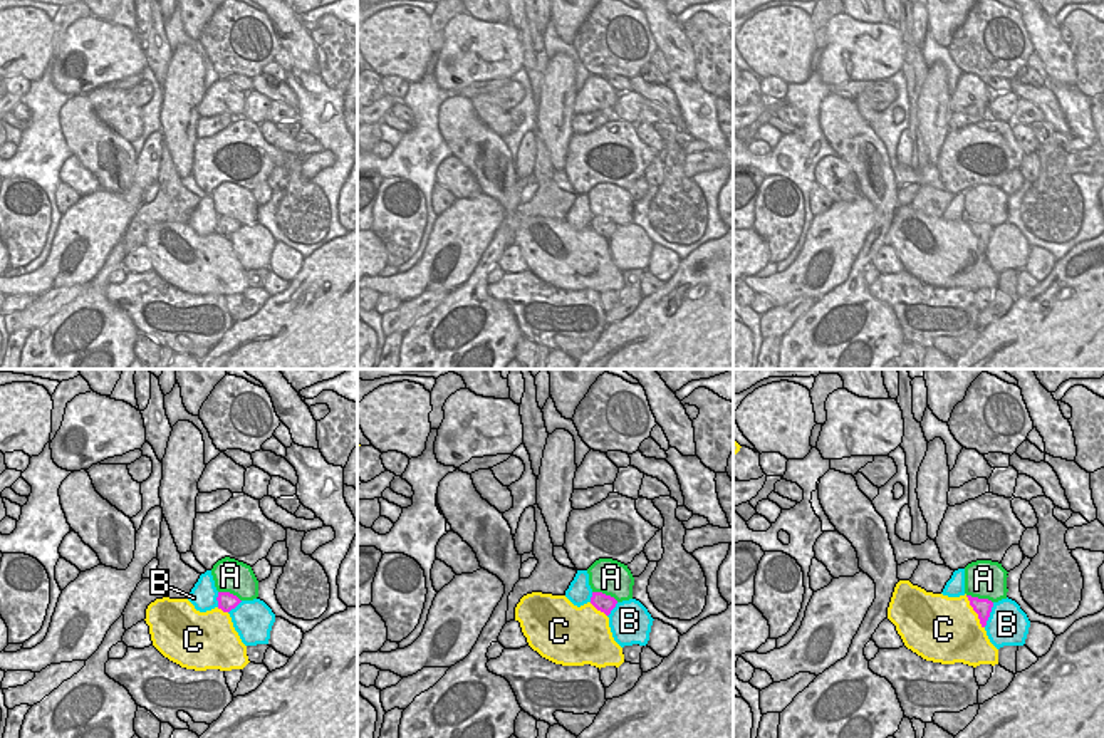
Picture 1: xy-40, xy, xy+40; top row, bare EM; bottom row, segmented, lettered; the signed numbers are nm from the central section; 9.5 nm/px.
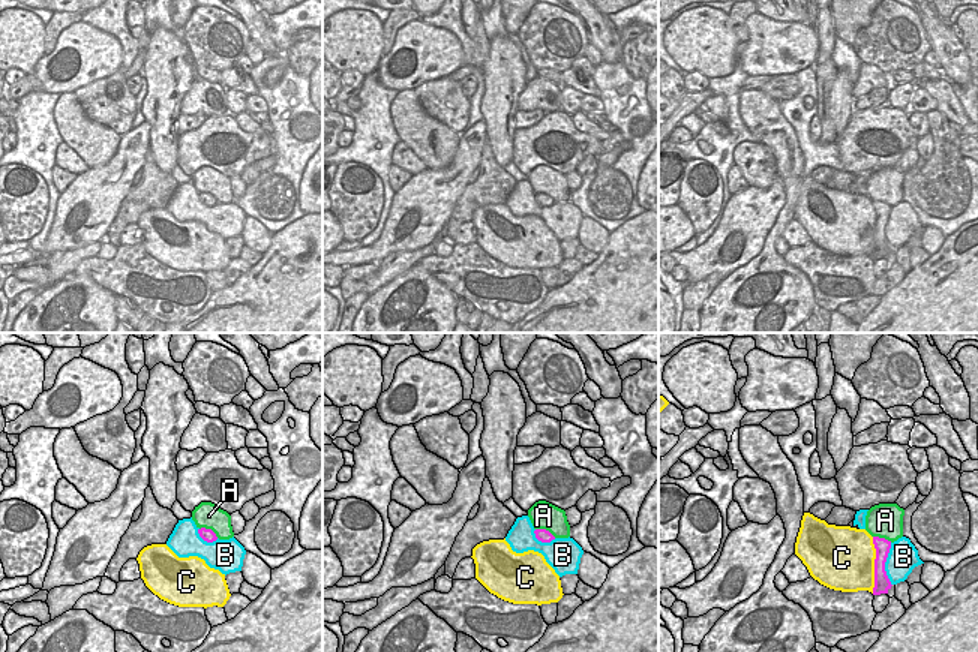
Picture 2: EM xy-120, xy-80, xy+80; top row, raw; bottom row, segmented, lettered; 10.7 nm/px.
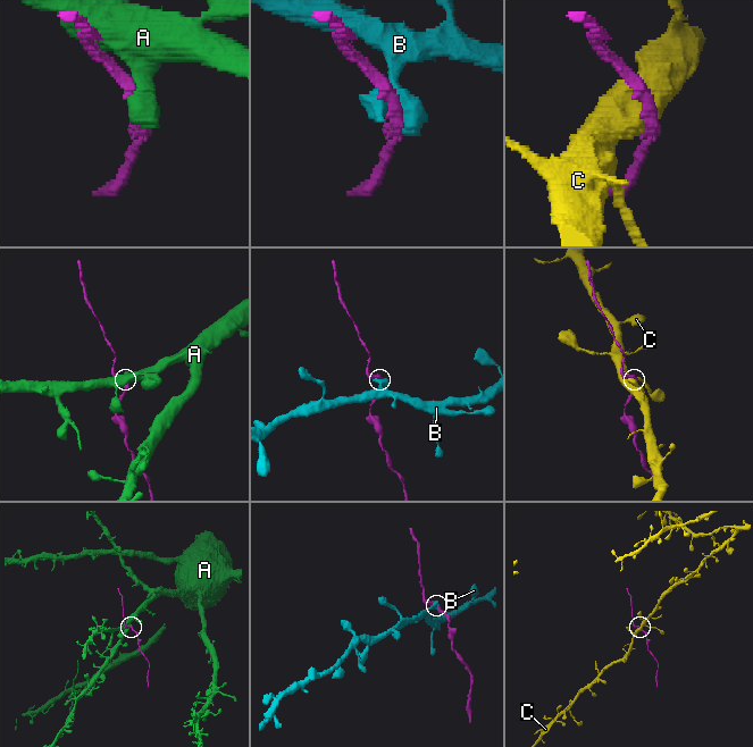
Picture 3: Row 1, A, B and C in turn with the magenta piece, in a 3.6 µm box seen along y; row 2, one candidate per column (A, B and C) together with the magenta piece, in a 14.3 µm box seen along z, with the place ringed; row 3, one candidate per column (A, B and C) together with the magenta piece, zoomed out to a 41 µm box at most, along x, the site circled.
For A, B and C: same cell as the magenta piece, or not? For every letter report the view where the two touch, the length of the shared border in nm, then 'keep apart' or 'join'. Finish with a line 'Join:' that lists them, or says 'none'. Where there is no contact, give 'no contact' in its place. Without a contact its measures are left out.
A: xy+40 | 260 nm | keep apart
B: xy+40 | 260 nm | keep apart
C: xy+40 | 360 nm | keep apart
Join: none

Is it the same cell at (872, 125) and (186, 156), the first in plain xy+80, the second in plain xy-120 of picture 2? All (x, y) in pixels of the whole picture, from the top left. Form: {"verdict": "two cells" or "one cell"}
{"verdict": "one cell"}

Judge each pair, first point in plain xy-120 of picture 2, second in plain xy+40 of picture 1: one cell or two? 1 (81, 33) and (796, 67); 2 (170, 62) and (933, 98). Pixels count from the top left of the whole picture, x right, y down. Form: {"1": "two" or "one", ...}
{"1": "two", "2": "one"}

